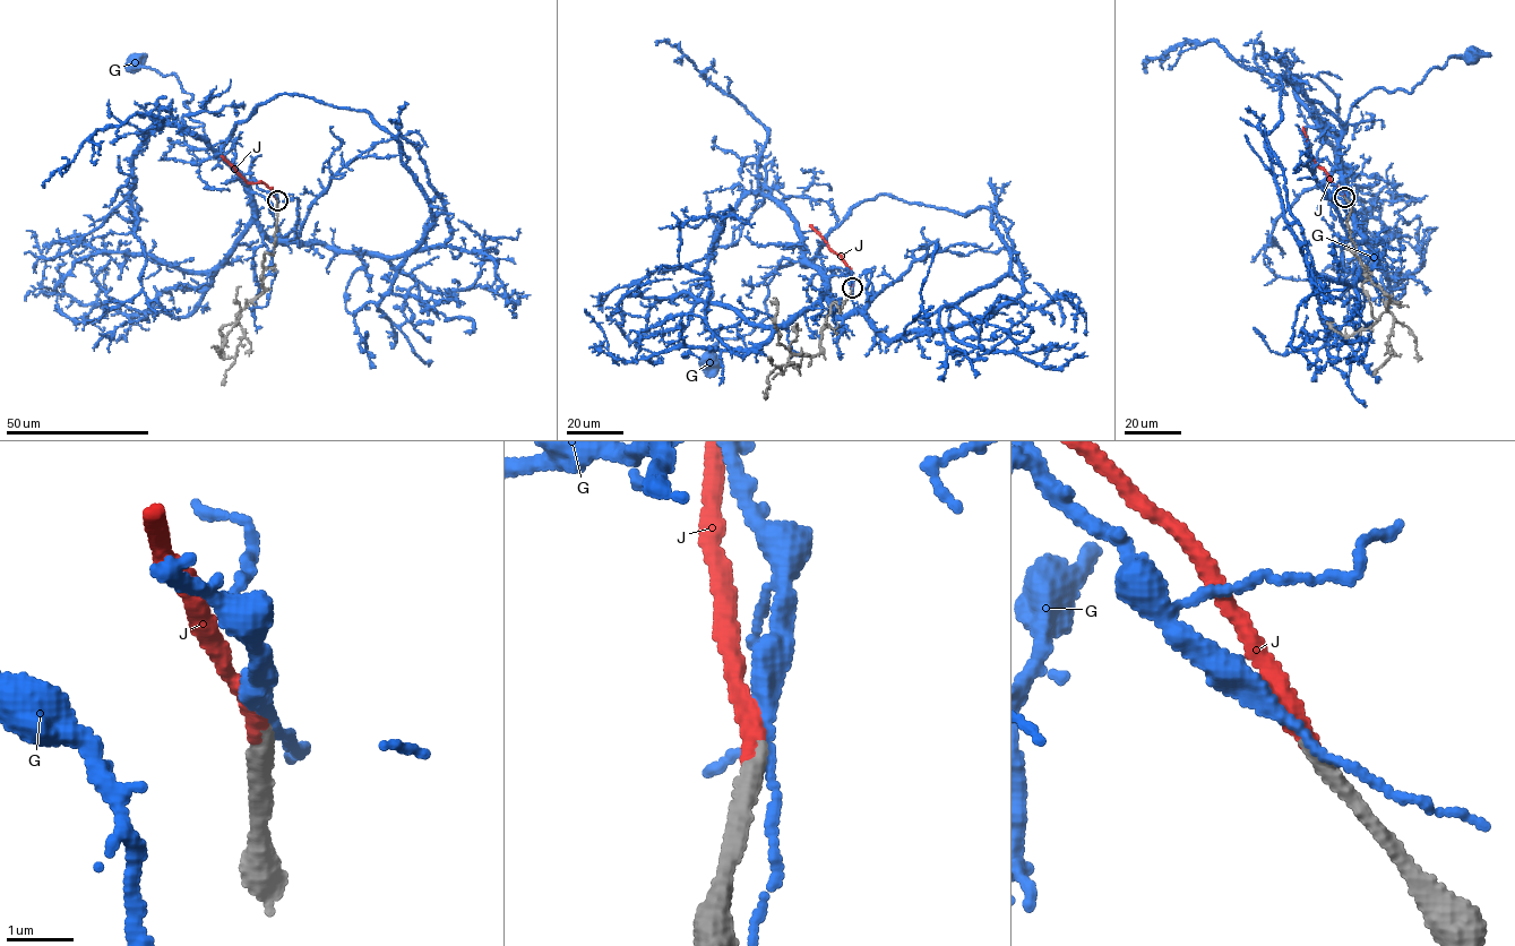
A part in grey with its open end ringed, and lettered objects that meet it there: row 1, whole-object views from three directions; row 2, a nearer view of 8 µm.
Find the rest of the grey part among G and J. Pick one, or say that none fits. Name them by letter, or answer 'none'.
J

